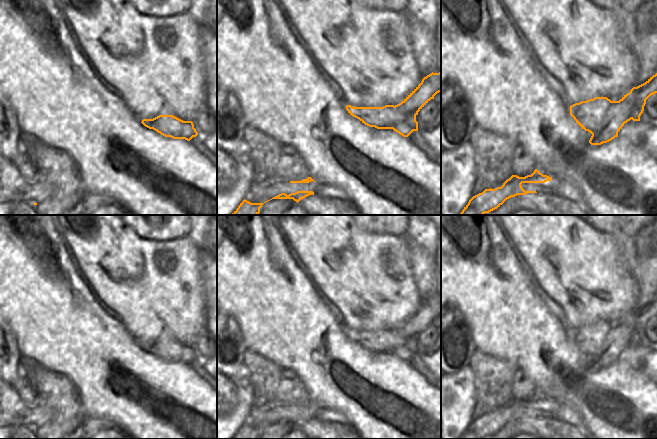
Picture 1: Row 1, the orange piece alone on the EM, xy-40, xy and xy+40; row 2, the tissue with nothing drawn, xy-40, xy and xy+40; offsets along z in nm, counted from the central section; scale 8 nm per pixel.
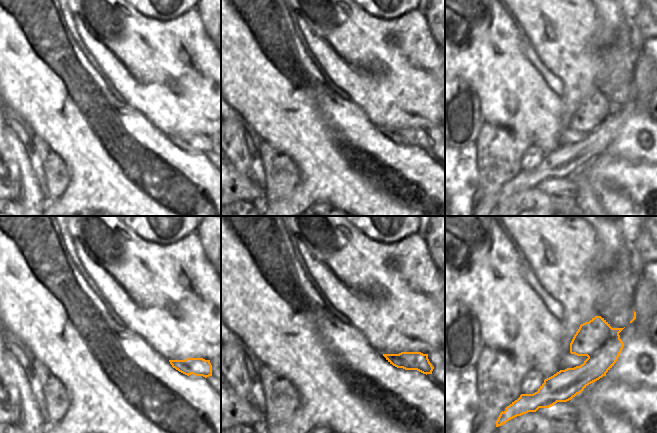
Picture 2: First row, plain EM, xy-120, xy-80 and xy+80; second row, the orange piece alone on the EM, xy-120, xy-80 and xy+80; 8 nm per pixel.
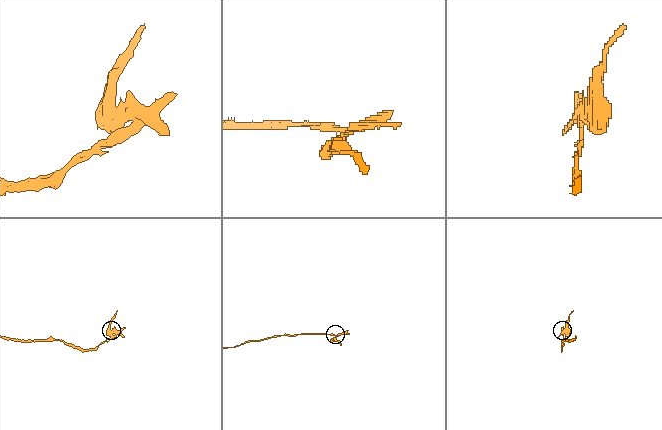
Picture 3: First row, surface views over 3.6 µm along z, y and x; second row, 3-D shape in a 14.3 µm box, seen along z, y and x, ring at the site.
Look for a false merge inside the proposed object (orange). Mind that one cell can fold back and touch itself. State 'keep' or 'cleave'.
cleave

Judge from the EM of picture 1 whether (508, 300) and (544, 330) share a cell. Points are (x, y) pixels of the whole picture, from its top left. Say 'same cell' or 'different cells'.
same cell

